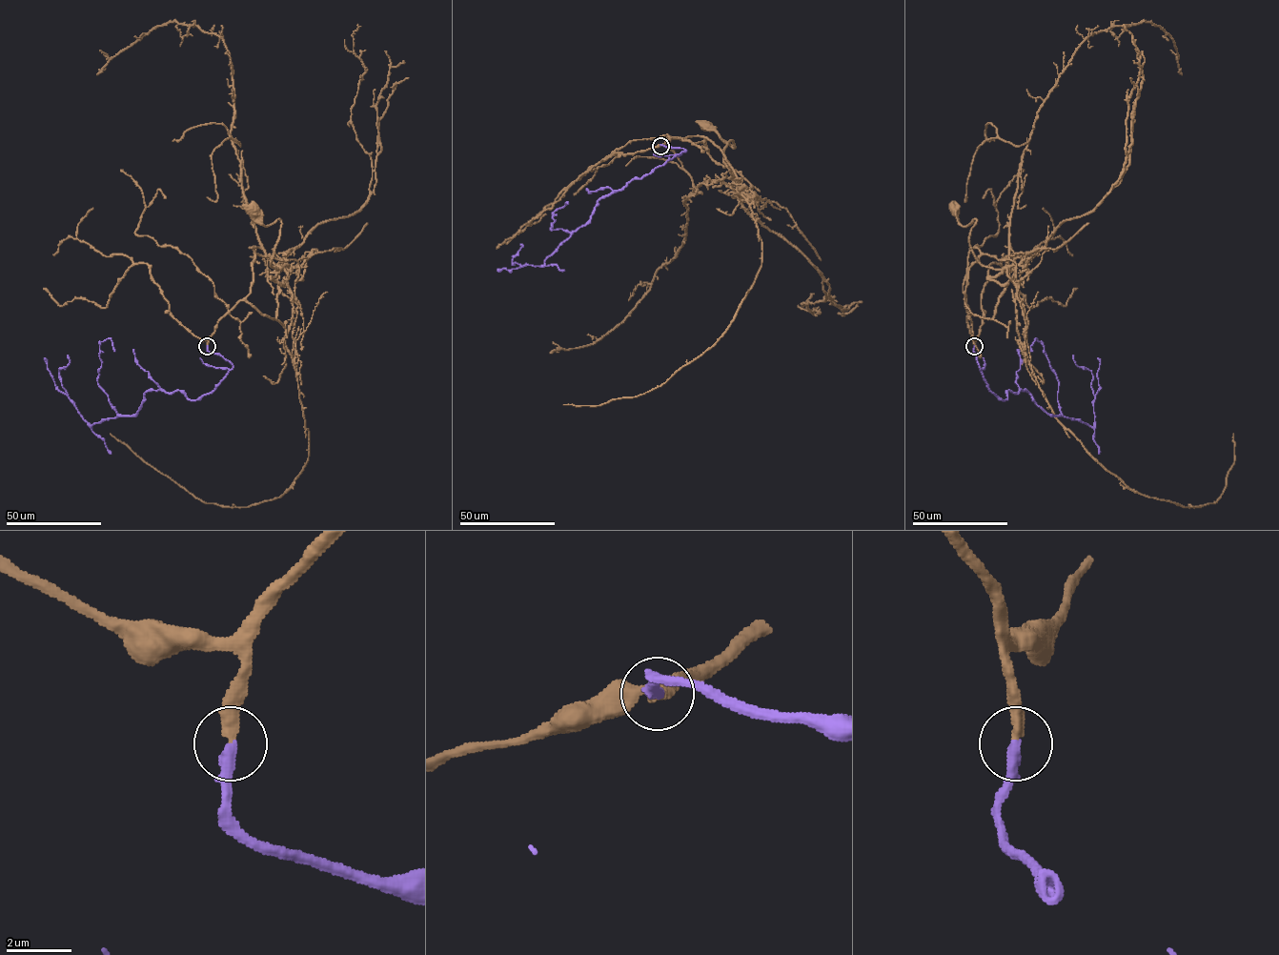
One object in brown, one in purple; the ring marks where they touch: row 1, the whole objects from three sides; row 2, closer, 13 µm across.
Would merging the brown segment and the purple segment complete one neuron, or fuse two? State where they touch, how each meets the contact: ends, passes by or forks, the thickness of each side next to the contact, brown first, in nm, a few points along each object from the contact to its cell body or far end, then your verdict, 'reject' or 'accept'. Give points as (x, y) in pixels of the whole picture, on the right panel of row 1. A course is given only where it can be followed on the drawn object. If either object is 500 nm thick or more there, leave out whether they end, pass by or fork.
(974, 346) | brown ends | purple ends | 360/360 nm | brown via (974, 346), (964, 299), (992, 318), (1007, 285), (975, 256), (975, 219), (963, 226), (956, 212) | purple via (974, 346), (987, 388), (1003, 400), (1008, 391), (1026, 391), (1049, 415), (1094, 428), (1092, 372), (1073, 355) | accept

